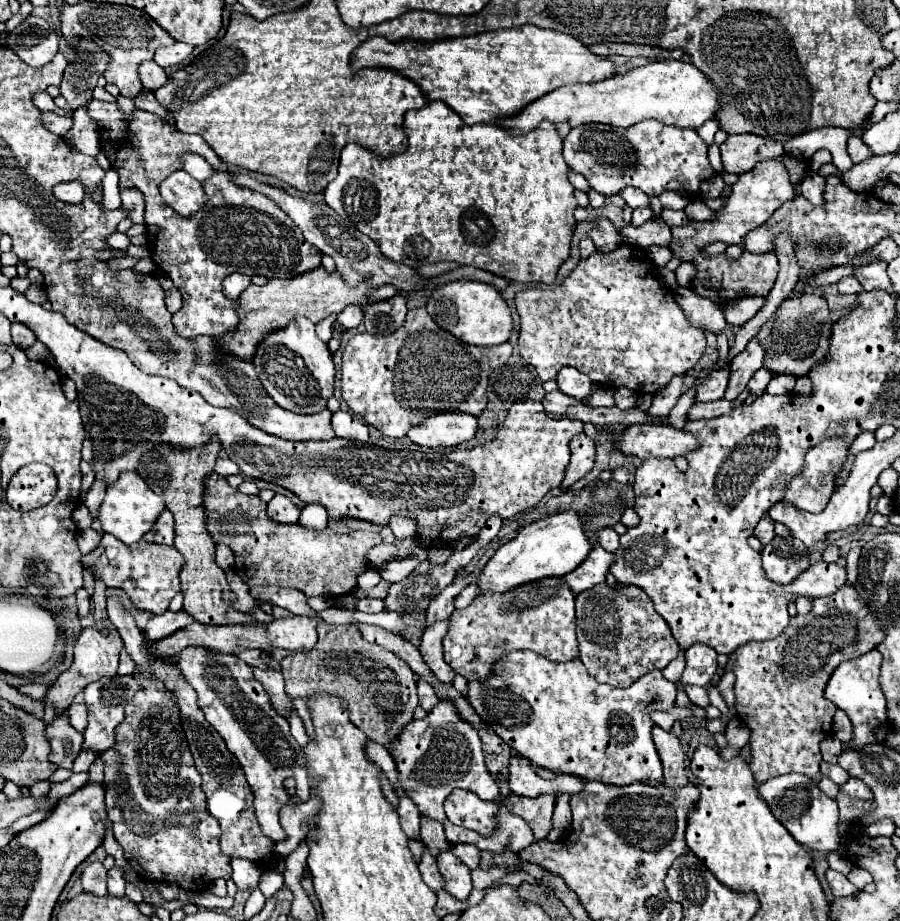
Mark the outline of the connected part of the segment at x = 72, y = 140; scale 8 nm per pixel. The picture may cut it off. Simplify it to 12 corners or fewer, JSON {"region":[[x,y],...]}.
{"region":[[84,106],[72,114],[64,136],[82,154],[96,156],[96,122]]}

